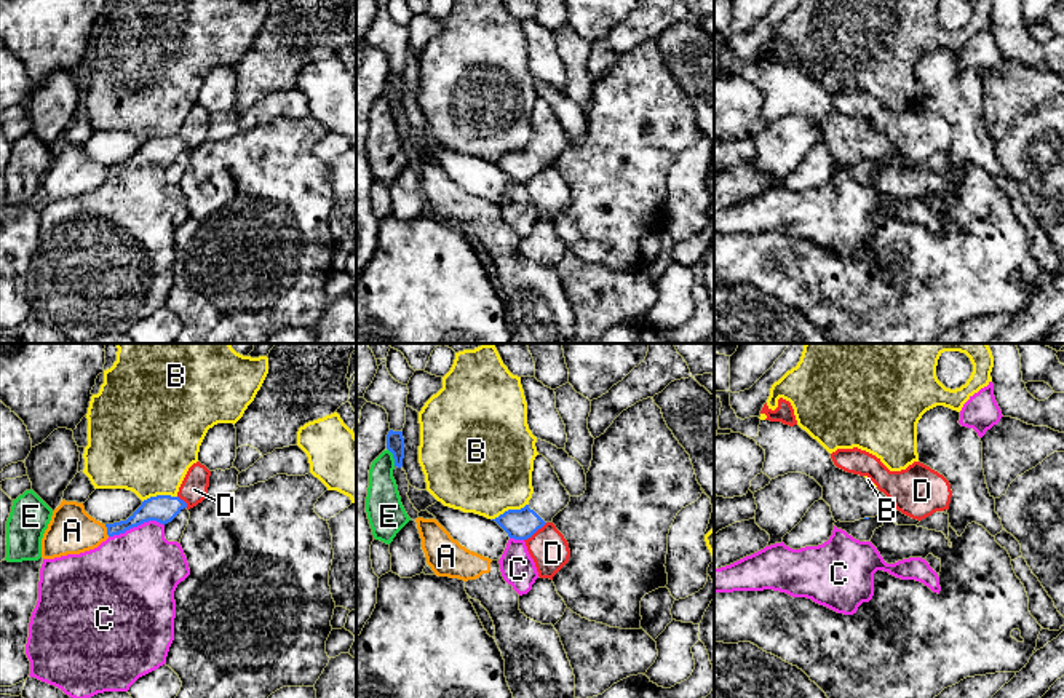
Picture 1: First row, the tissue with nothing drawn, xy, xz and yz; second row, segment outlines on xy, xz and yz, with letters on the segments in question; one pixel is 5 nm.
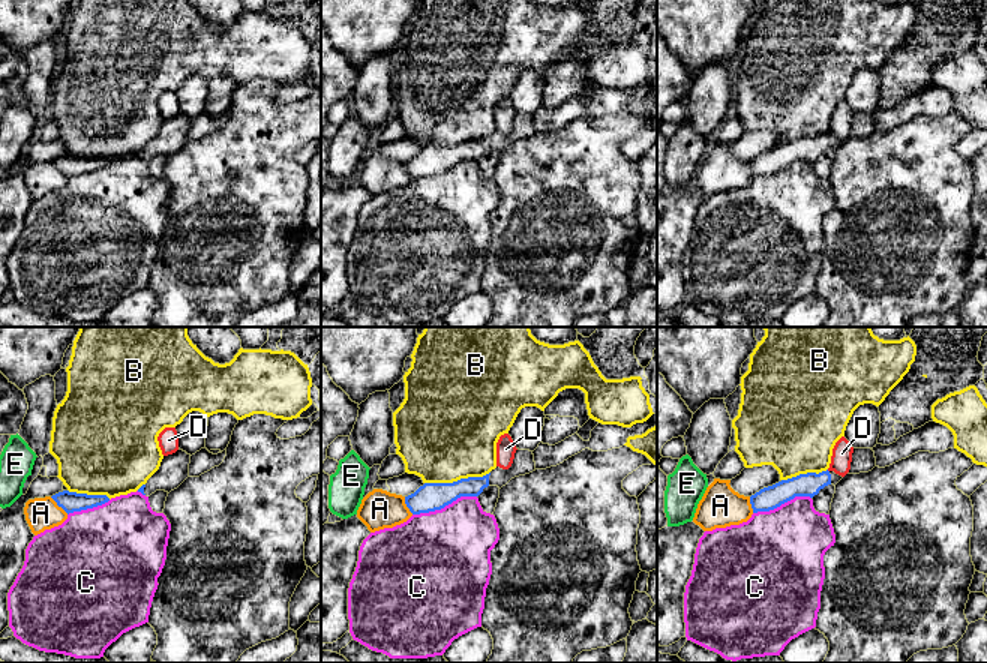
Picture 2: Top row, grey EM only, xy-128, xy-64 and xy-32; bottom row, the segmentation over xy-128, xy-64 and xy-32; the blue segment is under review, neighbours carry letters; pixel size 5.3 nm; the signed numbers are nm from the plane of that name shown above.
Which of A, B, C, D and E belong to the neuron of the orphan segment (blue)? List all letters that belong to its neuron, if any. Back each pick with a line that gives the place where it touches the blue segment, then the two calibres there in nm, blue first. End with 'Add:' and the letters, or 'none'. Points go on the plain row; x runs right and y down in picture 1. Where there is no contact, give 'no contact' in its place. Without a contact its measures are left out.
Add: none

